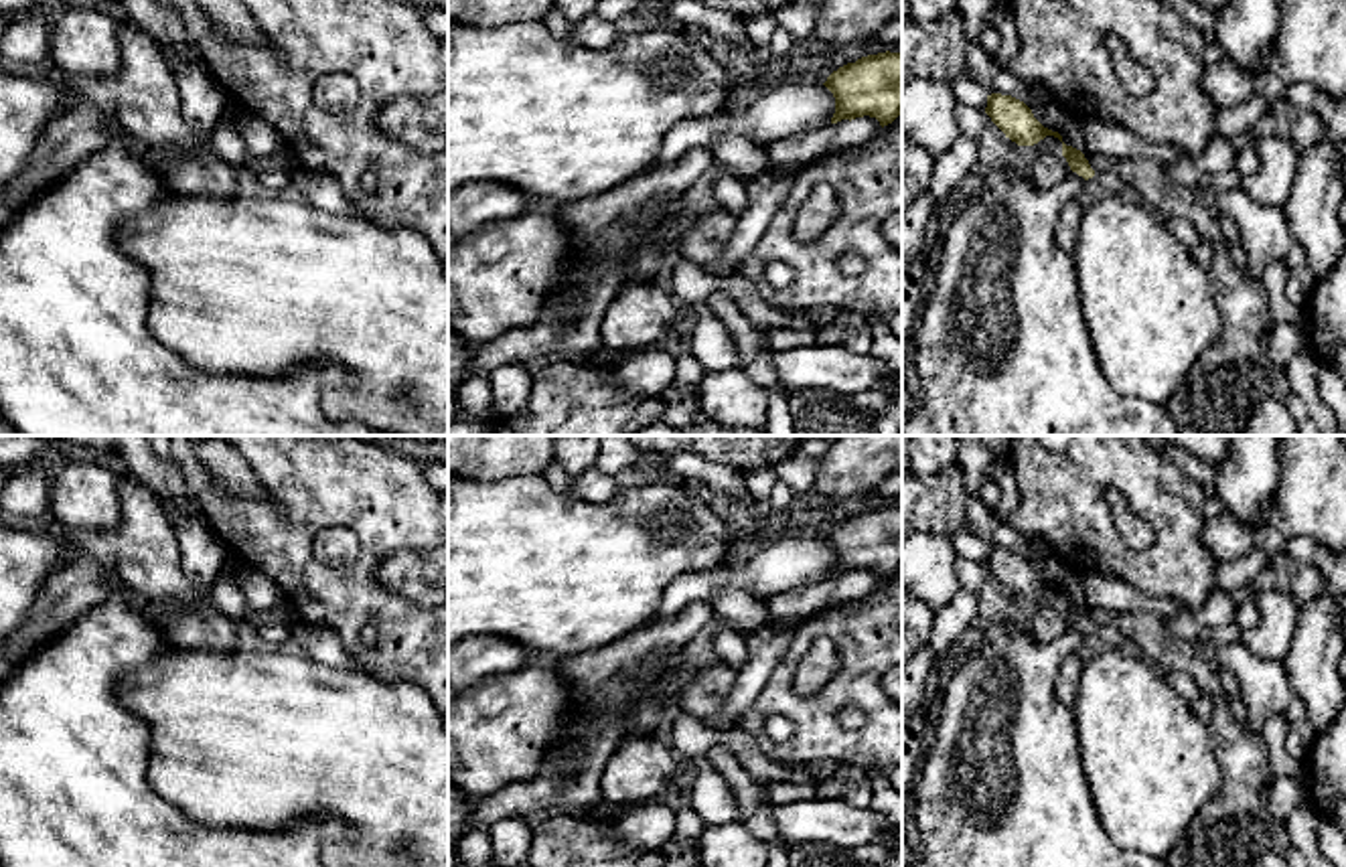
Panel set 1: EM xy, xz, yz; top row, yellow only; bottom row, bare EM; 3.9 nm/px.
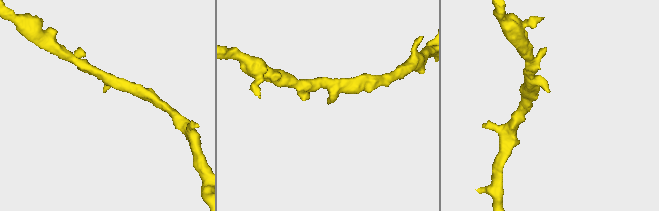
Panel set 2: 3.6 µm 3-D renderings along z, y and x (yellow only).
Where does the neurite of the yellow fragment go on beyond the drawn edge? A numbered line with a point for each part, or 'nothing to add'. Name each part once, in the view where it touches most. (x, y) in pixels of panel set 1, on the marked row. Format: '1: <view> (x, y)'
nothing to add

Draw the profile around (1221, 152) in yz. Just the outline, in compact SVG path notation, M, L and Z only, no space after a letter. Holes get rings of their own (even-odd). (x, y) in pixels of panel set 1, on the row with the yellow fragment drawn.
M1214 136L1200 156L1182 156L1166 164L1170 178L1182 186L1196 186L1202 174L1216 174L1235 166L1239 148L1235 140Z

